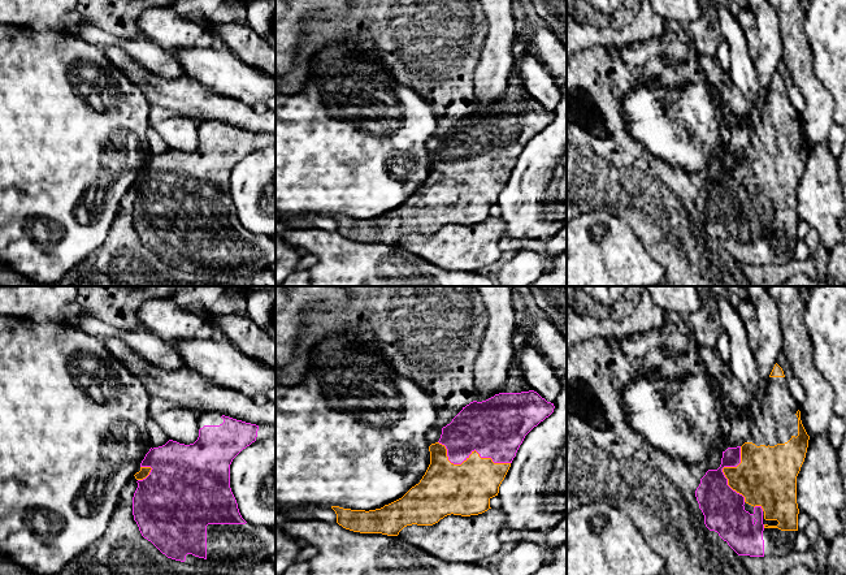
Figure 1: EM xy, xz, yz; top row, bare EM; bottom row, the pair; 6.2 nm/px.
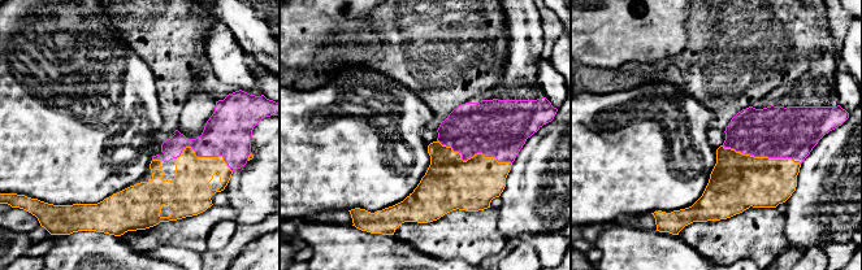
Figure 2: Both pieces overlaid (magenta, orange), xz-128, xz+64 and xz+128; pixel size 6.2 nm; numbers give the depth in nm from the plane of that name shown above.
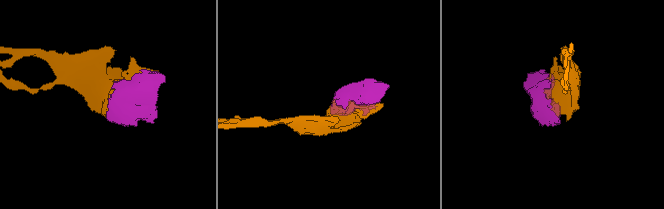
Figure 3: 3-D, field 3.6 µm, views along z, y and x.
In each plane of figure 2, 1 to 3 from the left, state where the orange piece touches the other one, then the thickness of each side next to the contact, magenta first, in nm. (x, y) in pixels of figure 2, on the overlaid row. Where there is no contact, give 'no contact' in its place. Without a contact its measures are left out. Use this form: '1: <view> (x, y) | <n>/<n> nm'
1: xz-128 (204, 156) | 300/260 nm
2: xz+64 (473, 155) | 360/320 nm
3: xz+128 (761, 156) | 320/340 nm

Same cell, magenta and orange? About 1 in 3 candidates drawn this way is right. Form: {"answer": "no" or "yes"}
{"answer": "yes"}

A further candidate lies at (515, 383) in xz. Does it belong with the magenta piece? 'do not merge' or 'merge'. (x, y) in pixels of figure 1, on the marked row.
merge

